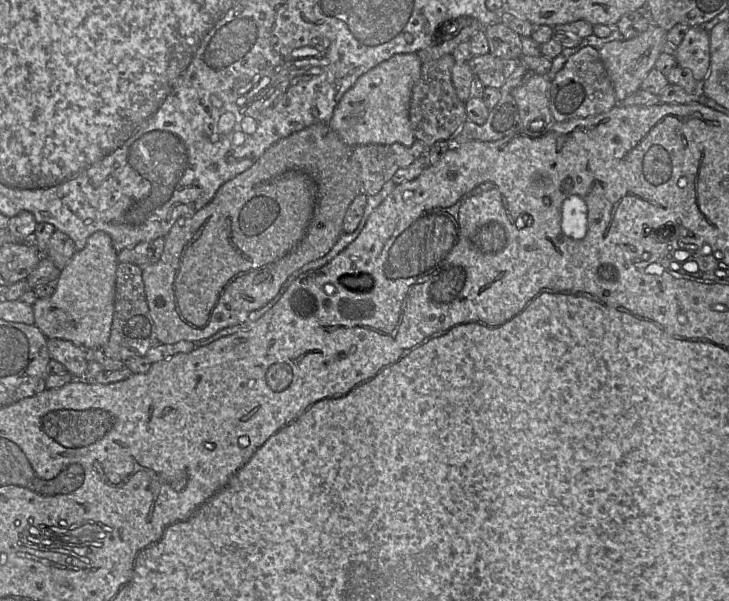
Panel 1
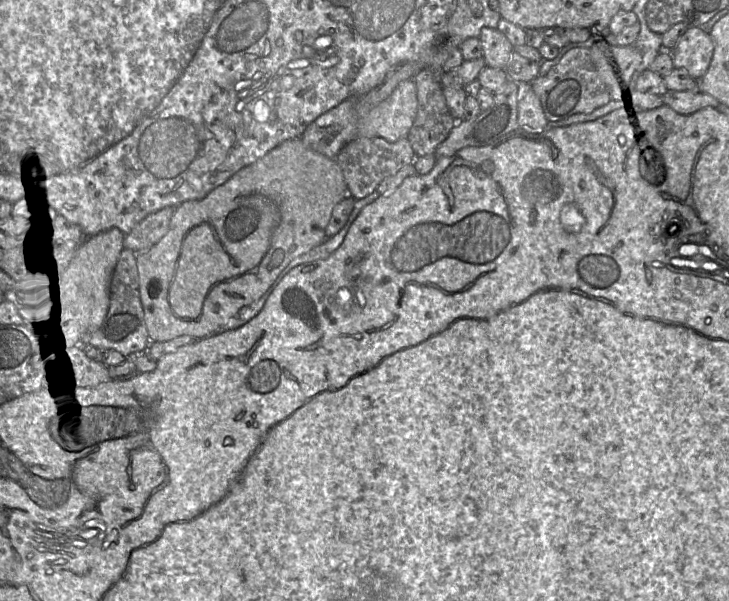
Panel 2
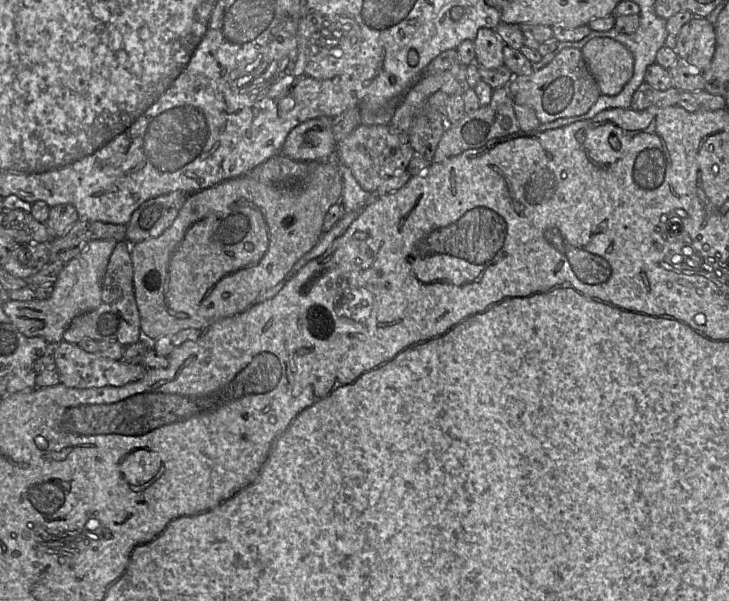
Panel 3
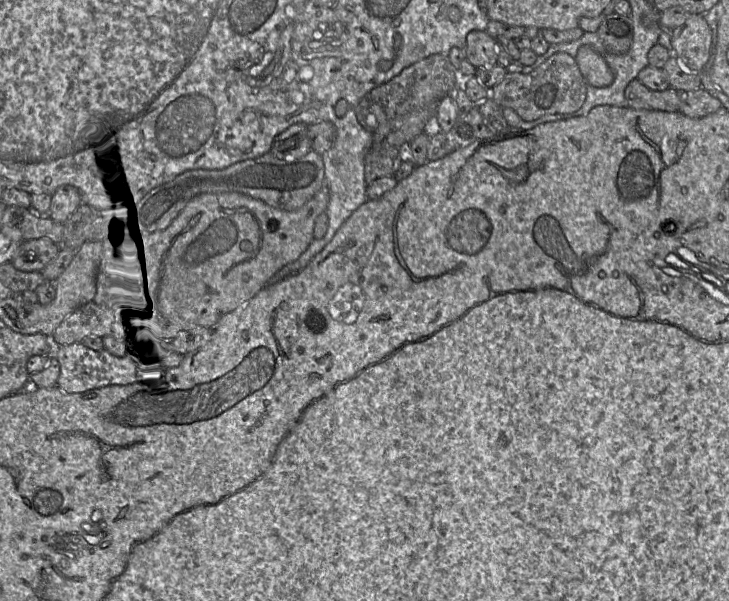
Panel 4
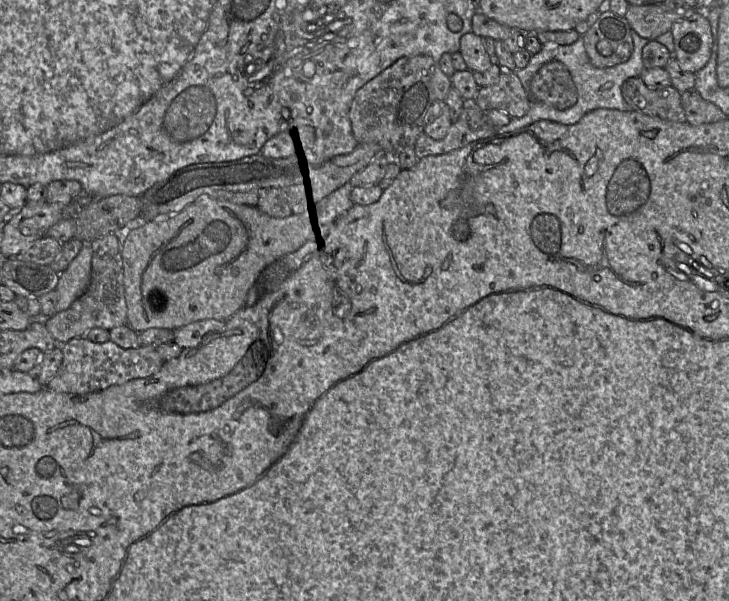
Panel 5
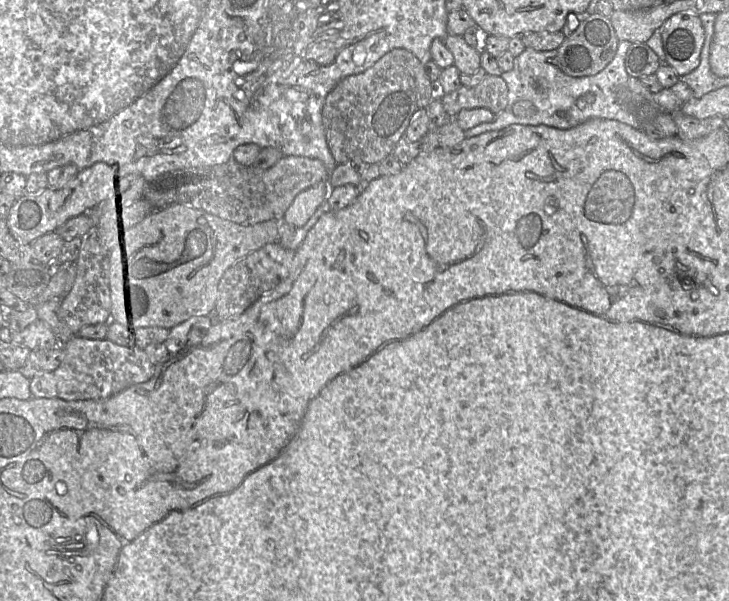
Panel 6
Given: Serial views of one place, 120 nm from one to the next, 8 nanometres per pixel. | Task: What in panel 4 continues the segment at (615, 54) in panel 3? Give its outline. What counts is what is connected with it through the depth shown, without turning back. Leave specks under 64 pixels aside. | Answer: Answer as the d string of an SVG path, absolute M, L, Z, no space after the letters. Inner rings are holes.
M590 46L581 47L575 59L588 85L607 87L612 84L613 72L604 56L593 48Z

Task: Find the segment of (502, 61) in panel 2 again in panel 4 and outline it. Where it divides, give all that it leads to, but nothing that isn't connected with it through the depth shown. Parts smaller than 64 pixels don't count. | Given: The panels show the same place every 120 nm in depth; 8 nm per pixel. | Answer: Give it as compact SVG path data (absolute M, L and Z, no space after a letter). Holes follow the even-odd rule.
M486 31L469 32L464 49L466 59L476 69L490 69L497 64L497 41Z

